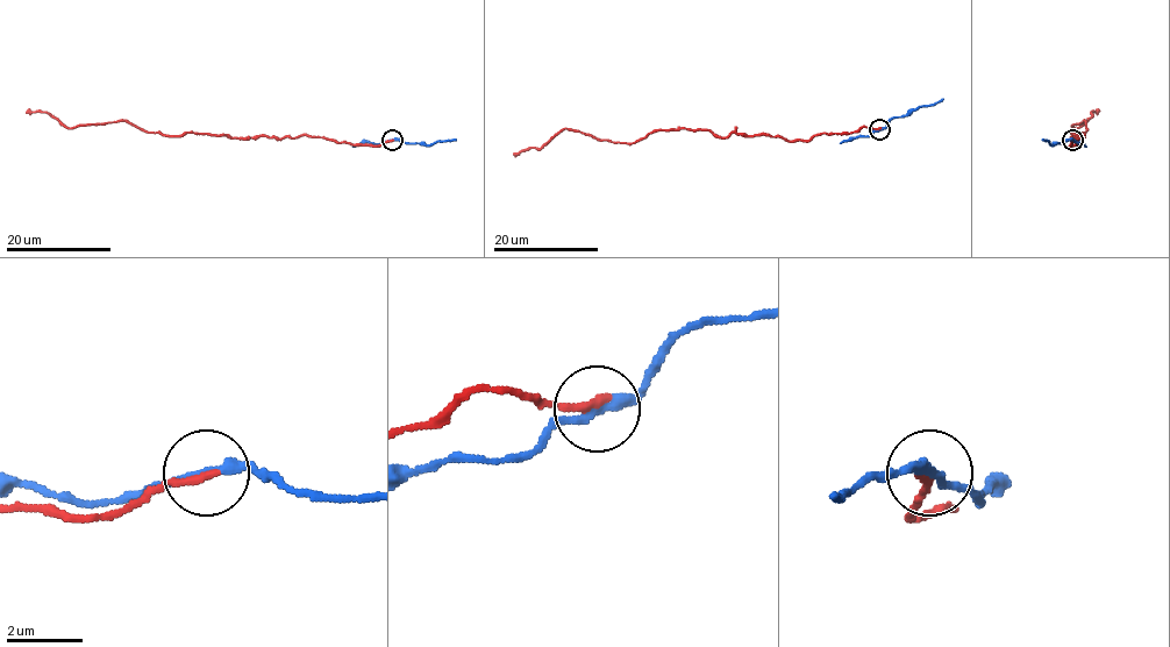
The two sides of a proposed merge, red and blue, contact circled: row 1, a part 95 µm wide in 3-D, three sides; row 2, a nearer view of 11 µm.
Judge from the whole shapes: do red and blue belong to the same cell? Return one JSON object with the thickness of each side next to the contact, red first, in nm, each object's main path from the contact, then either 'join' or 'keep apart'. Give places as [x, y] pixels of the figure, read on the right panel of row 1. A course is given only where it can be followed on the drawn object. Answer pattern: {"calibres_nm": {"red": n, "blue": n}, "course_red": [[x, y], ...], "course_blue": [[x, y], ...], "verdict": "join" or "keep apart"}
{"calibres_nm": {"red": 240, "blue": 240}, "course_red": [[1072, 141], [1070, 146], [1083, 136], [1072, 132], [1086, 132], [1086, 123], [1071, 126], [1098, 113]], "course_blue": [[1072, 140], [1053, 144], [1042, 140]], "verdict": "keep apart"}

